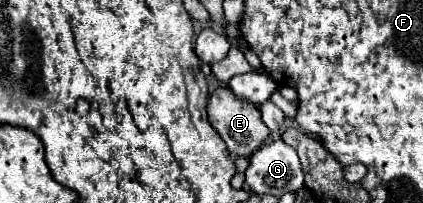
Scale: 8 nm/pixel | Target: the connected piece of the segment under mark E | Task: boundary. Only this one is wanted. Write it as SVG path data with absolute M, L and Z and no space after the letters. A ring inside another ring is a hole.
M218 86L212 92L210 102L208 102L208 118L210 118L210 124L222 136L222 140L226 142L230 154L234 154L234 156L246 156L248 158L256 148L260 148L266 142L266 138L270 134L270 130L266 128L266 124L260 118L258 106L238 98L228 86Z

